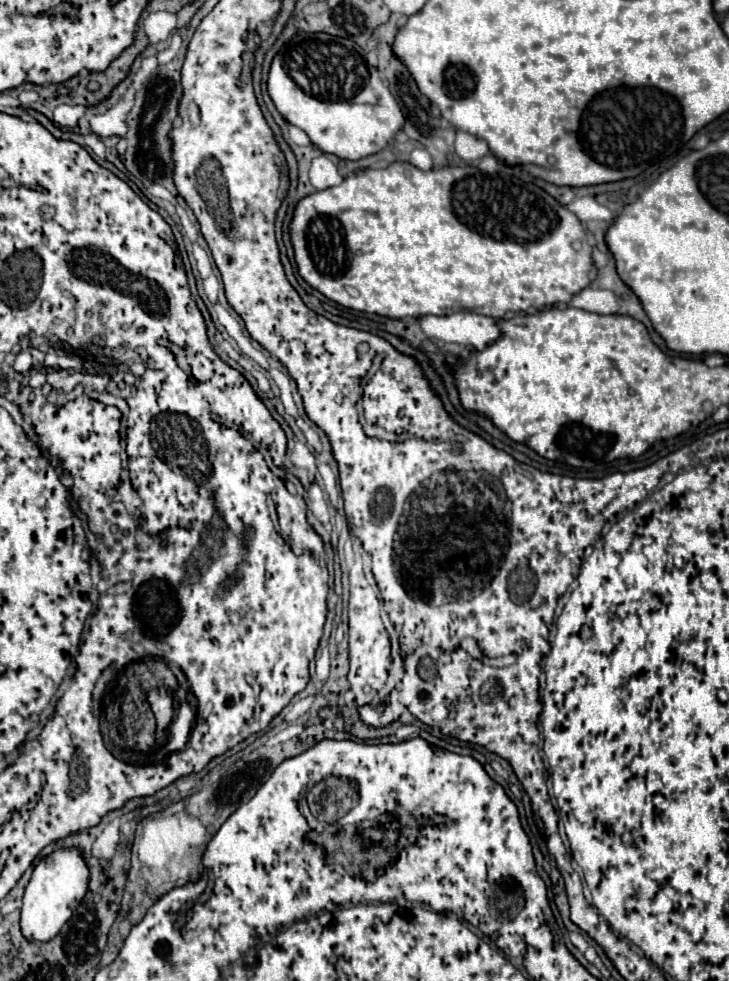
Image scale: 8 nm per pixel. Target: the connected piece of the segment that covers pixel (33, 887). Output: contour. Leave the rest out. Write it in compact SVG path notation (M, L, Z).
M76 848L56 850L48 858L38 862L26 886L20 908L20 930L24 938L34 942L52 940L60 932L60 928L70 920L80 900L84 898L88 890L88 878L90 878L88 866Z

